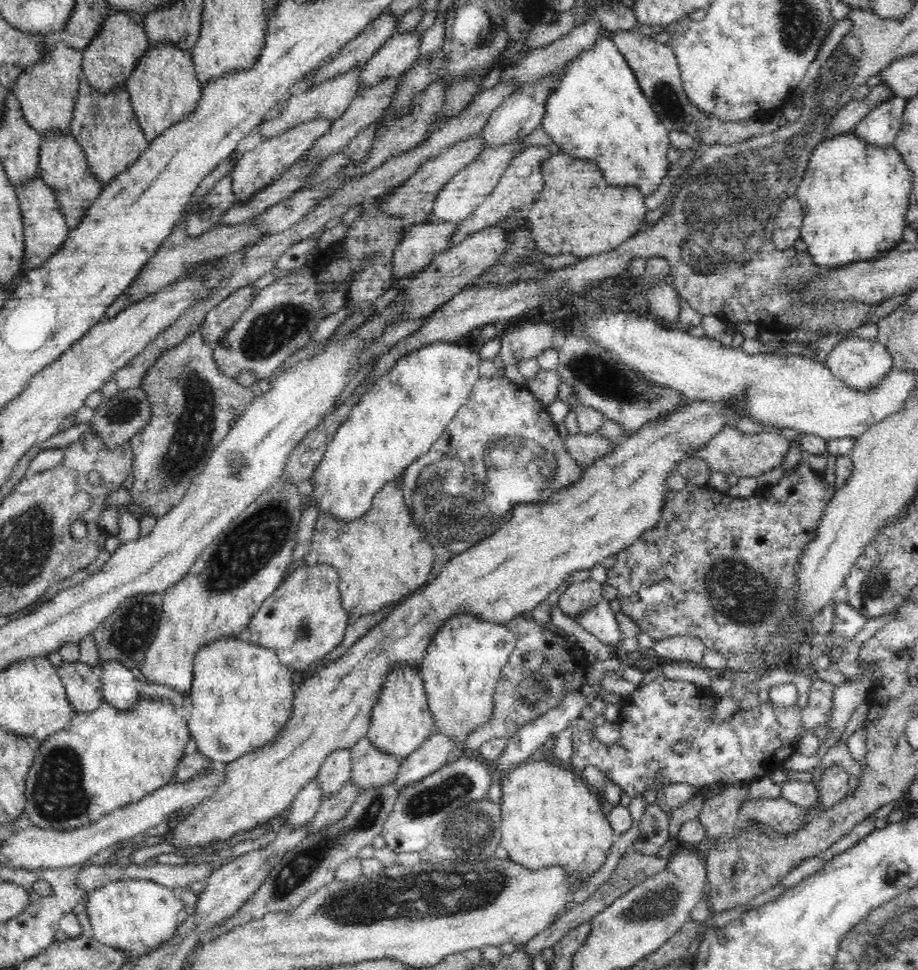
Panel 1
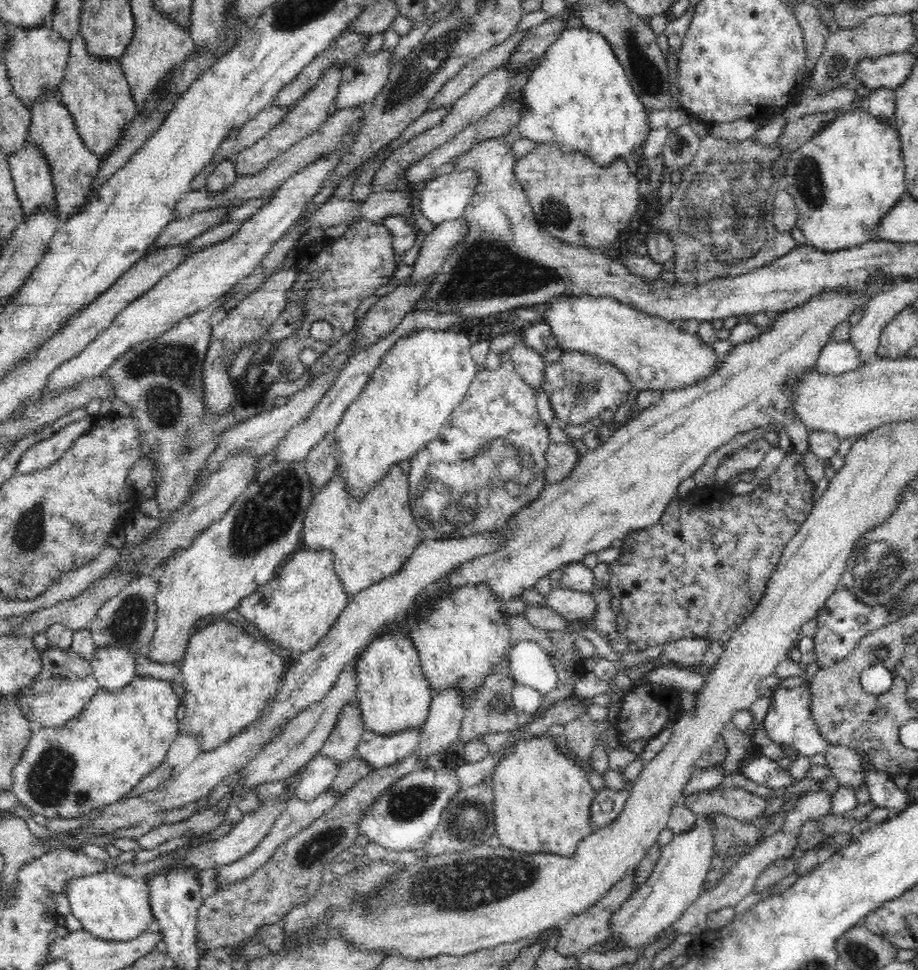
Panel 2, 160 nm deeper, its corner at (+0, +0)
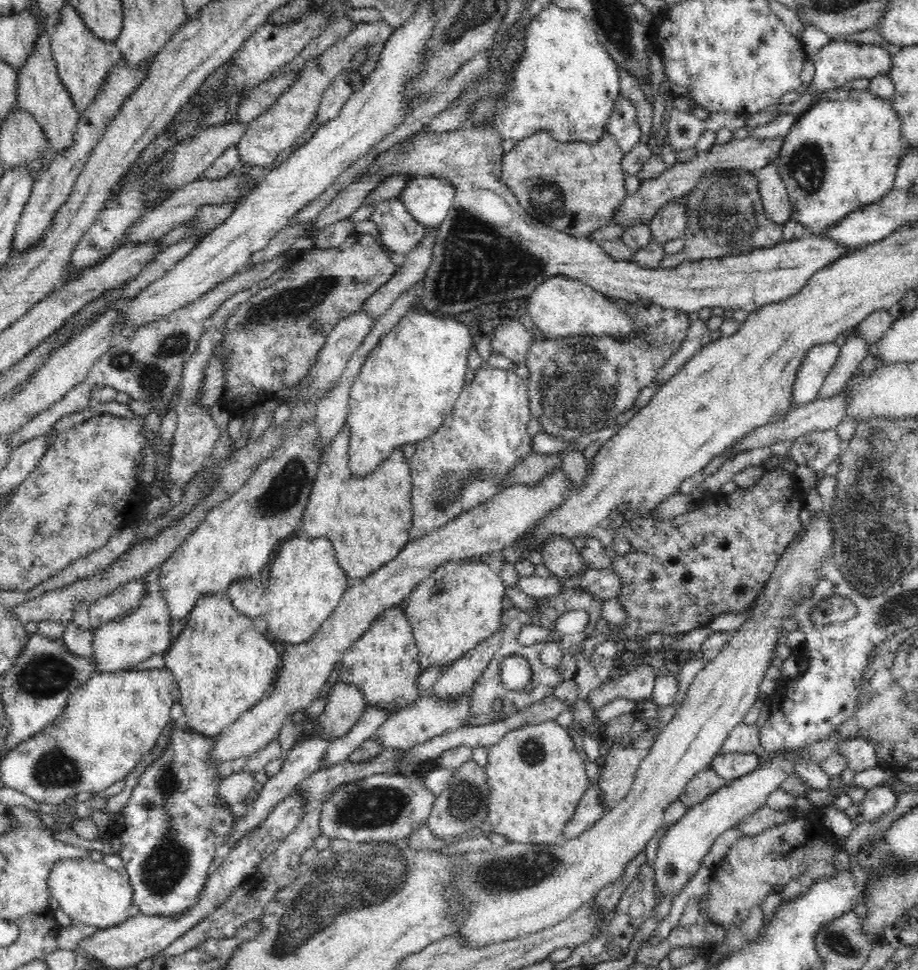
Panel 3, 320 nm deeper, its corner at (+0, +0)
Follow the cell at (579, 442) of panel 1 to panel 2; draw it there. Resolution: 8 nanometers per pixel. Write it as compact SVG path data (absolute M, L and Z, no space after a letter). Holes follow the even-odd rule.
M570 442L550 443L545 450L546 485L555 484L570 476L572 469L578 464L582 454L577 454L575 446Z

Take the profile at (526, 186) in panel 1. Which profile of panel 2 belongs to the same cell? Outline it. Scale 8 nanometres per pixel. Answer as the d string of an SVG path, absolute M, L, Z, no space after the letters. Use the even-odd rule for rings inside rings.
M463 218L437 224L425 235L421 247L417 247L414 270L403 284L420 285L425 279L432 278L444 264L450 251L454 251L453 248L458 243L463 243L466 233L467 222Z

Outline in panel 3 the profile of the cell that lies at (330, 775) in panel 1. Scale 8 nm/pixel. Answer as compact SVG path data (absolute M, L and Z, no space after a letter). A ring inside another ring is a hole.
M338 681L329 692L324 711L318 717L322 735L332 740L343 737L358 722L366 707L366 699L358 685Z

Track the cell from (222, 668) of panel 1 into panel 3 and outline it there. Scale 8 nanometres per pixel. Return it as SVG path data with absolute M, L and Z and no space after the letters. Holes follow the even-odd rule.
M227 594L200 595L187 619L184 630L163 652L164 662L178 684L187 728L212 738L270 693L280 658L273 639L260 634L252 619L238 612Z

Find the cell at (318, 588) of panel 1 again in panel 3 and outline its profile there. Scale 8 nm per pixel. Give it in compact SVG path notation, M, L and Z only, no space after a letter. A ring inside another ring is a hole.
M300 531L297 536L290 536L288 540L284 540L280 544L280 548L268 568L270 570L268 570L269 587L267 590L262 588L259 577L240 577L227 588L226 594L243 616L252 620L262 617L266 621L266 634L272 639L284 641L288 647L302 644L320 630L322 624L334 613L347 590L346 573L339 566L334 546L325 536L308 538L303 531Z

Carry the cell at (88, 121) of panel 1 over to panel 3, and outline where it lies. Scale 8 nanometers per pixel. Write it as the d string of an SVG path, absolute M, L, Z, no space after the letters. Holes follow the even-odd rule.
M69 1L60 10L60 21L51 29L51 52L58 75L70 93L79 114L82 114L102 90L106 76L123 55L115 42L107 42L91 32Z

